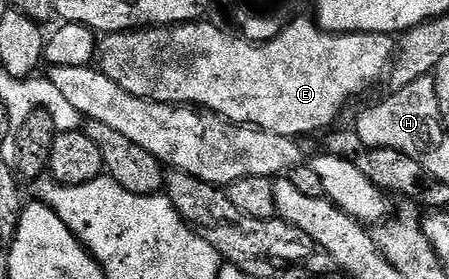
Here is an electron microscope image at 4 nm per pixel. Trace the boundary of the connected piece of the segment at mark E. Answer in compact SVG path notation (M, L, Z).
M206 20L107 34L100 42L100 69L104 76L132 96L168 105L201 108L229 122L297 139L301 130L310 134L313 130L325 131L333 127L342 109L353 98L360 97L381 78L383 81L387 77L396 53L396 42L391 35L332 34L323 30L317 21L302 21L306 20L291 21L286 24L290 26L283 28L282 34L259 46L242 38L233 38L209 26Z

